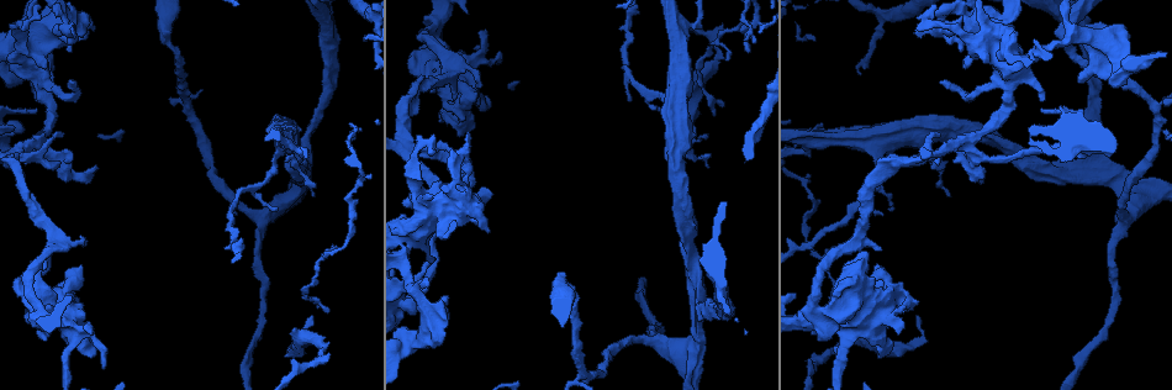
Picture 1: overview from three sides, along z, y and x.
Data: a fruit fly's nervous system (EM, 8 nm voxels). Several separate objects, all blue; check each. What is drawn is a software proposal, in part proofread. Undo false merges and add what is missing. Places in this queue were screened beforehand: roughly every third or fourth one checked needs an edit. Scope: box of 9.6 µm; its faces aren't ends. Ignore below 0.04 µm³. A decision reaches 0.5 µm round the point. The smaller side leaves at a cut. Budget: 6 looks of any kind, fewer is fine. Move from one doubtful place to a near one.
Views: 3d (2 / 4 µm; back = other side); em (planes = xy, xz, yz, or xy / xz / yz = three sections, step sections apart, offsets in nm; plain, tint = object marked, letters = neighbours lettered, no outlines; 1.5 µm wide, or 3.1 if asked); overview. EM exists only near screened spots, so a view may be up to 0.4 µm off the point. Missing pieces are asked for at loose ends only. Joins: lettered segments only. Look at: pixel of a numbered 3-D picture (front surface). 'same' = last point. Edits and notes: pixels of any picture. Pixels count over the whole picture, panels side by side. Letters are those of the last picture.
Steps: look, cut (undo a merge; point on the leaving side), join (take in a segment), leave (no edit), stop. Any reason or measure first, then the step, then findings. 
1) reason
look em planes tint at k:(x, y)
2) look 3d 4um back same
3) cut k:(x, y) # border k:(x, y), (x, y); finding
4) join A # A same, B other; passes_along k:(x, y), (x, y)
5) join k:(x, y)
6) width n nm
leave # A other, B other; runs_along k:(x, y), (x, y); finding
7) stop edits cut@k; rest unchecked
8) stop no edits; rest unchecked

free end
look 3d 4um back at 1:(1079, 83)

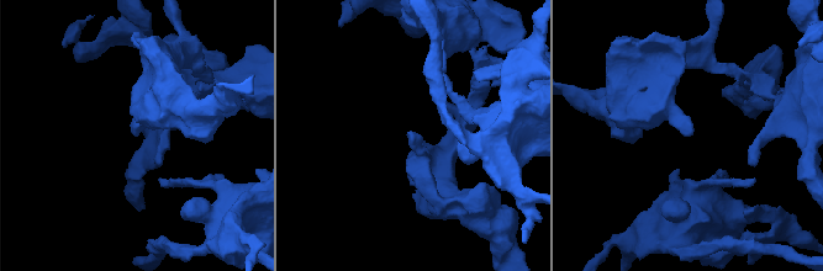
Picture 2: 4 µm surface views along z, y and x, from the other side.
look em xy step 4 tint at 2:(134, 136)

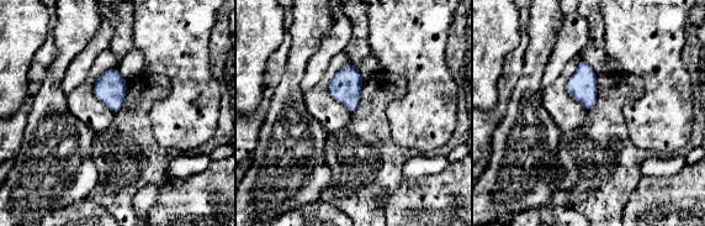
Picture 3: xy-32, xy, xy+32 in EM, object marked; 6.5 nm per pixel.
look em planes letters same

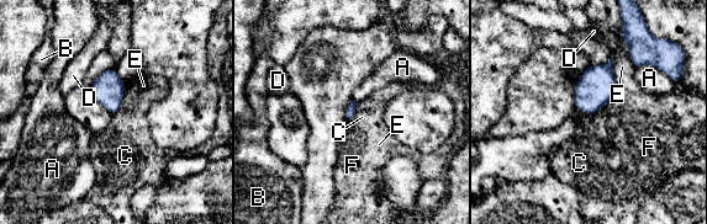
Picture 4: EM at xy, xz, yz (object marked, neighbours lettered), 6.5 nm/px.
leave # A other, B other, C other, D other, E other, F other; border 4:(602, 107), (586, 115); none of them fits

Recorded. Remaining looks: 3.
sharp bend
look em yz step 8 plain at 1:(17, 154)

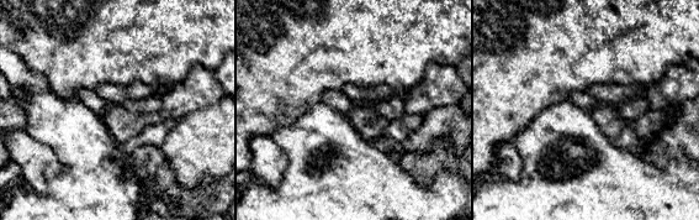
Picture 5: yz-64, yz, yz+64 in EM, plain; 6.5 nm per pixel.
look em yz step 8 letters same

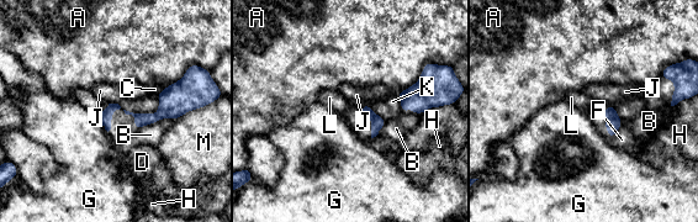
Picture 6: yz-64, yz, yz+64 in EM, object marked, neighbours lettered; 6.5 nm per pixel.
width 60 nm; longest_contact B 260 nm
leave # A other, B other, C other, D other, F other, G other, H other, J other, K other, L other, M other; continuous, no second neuron

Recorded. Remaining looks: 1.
stop no edits; rest unchecked

